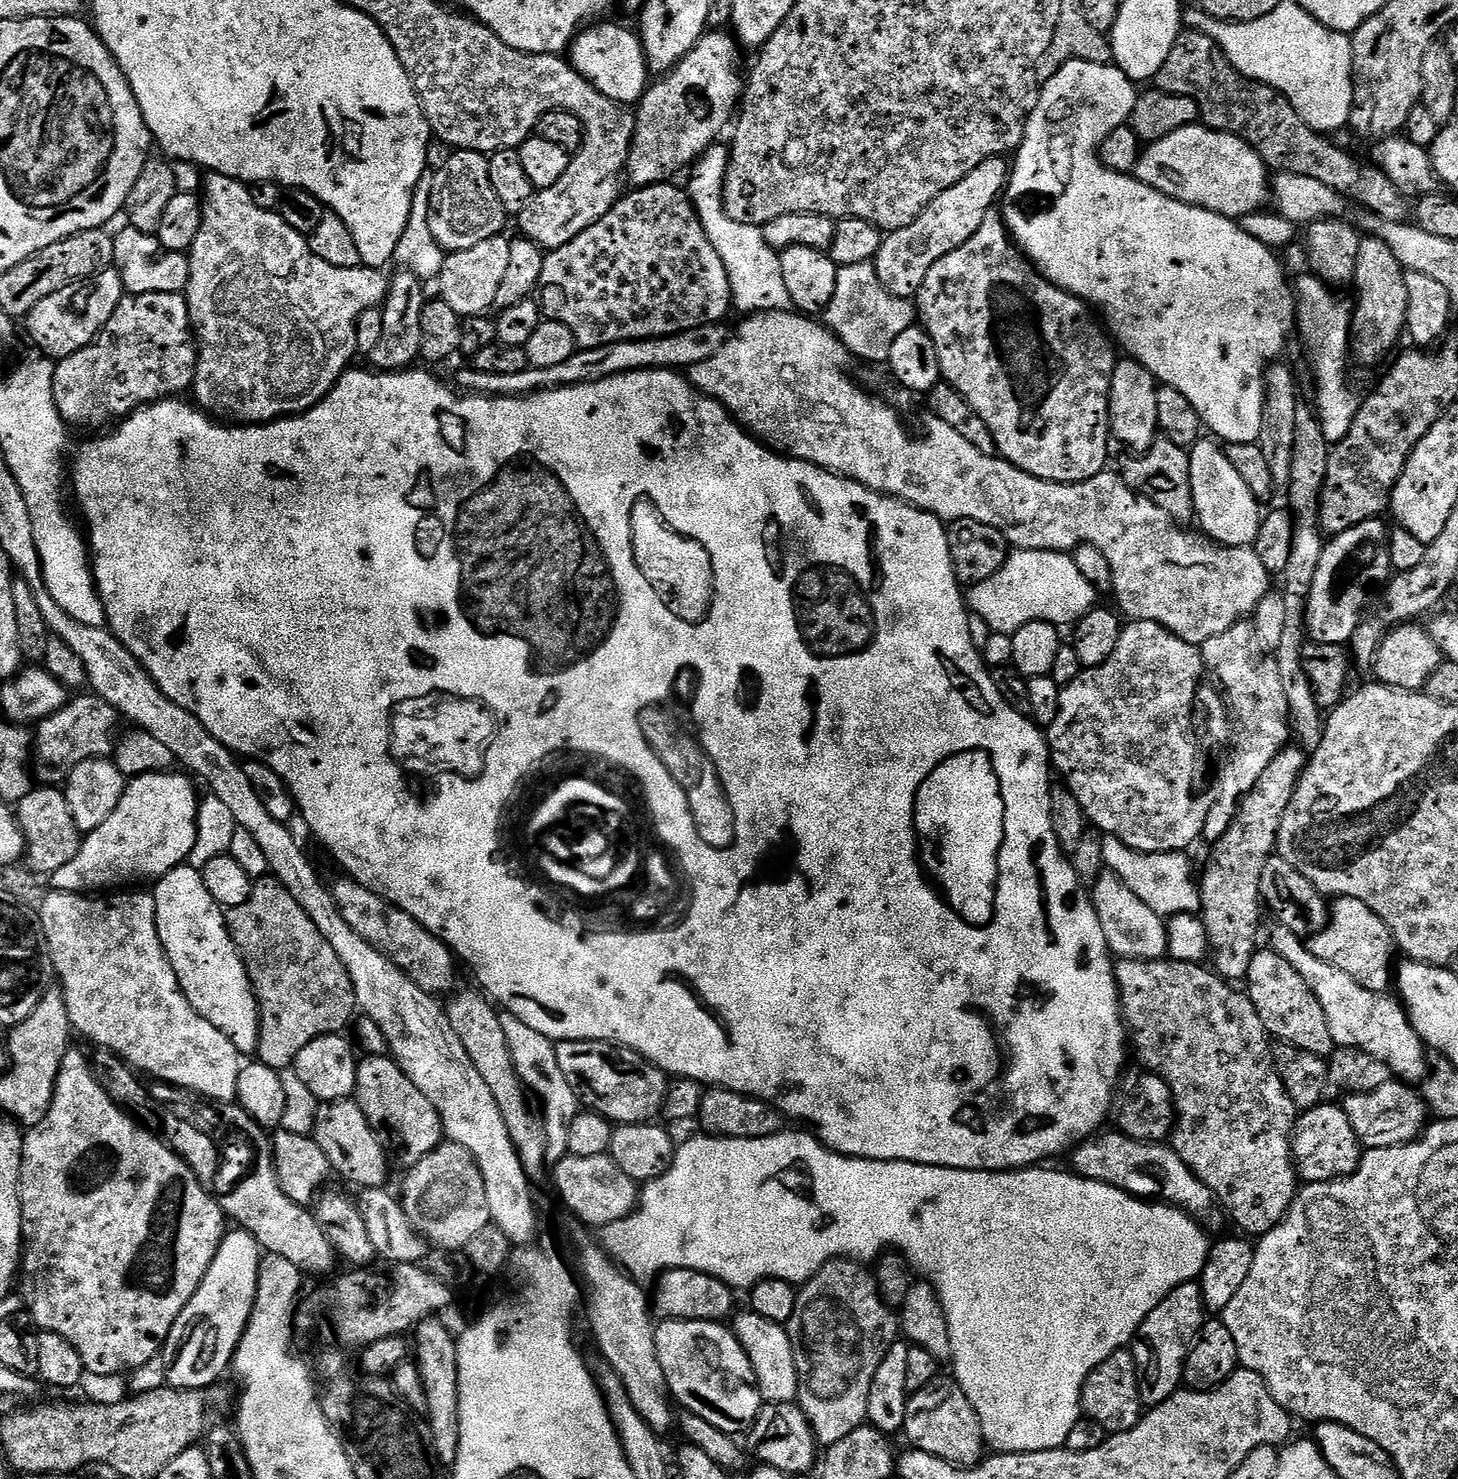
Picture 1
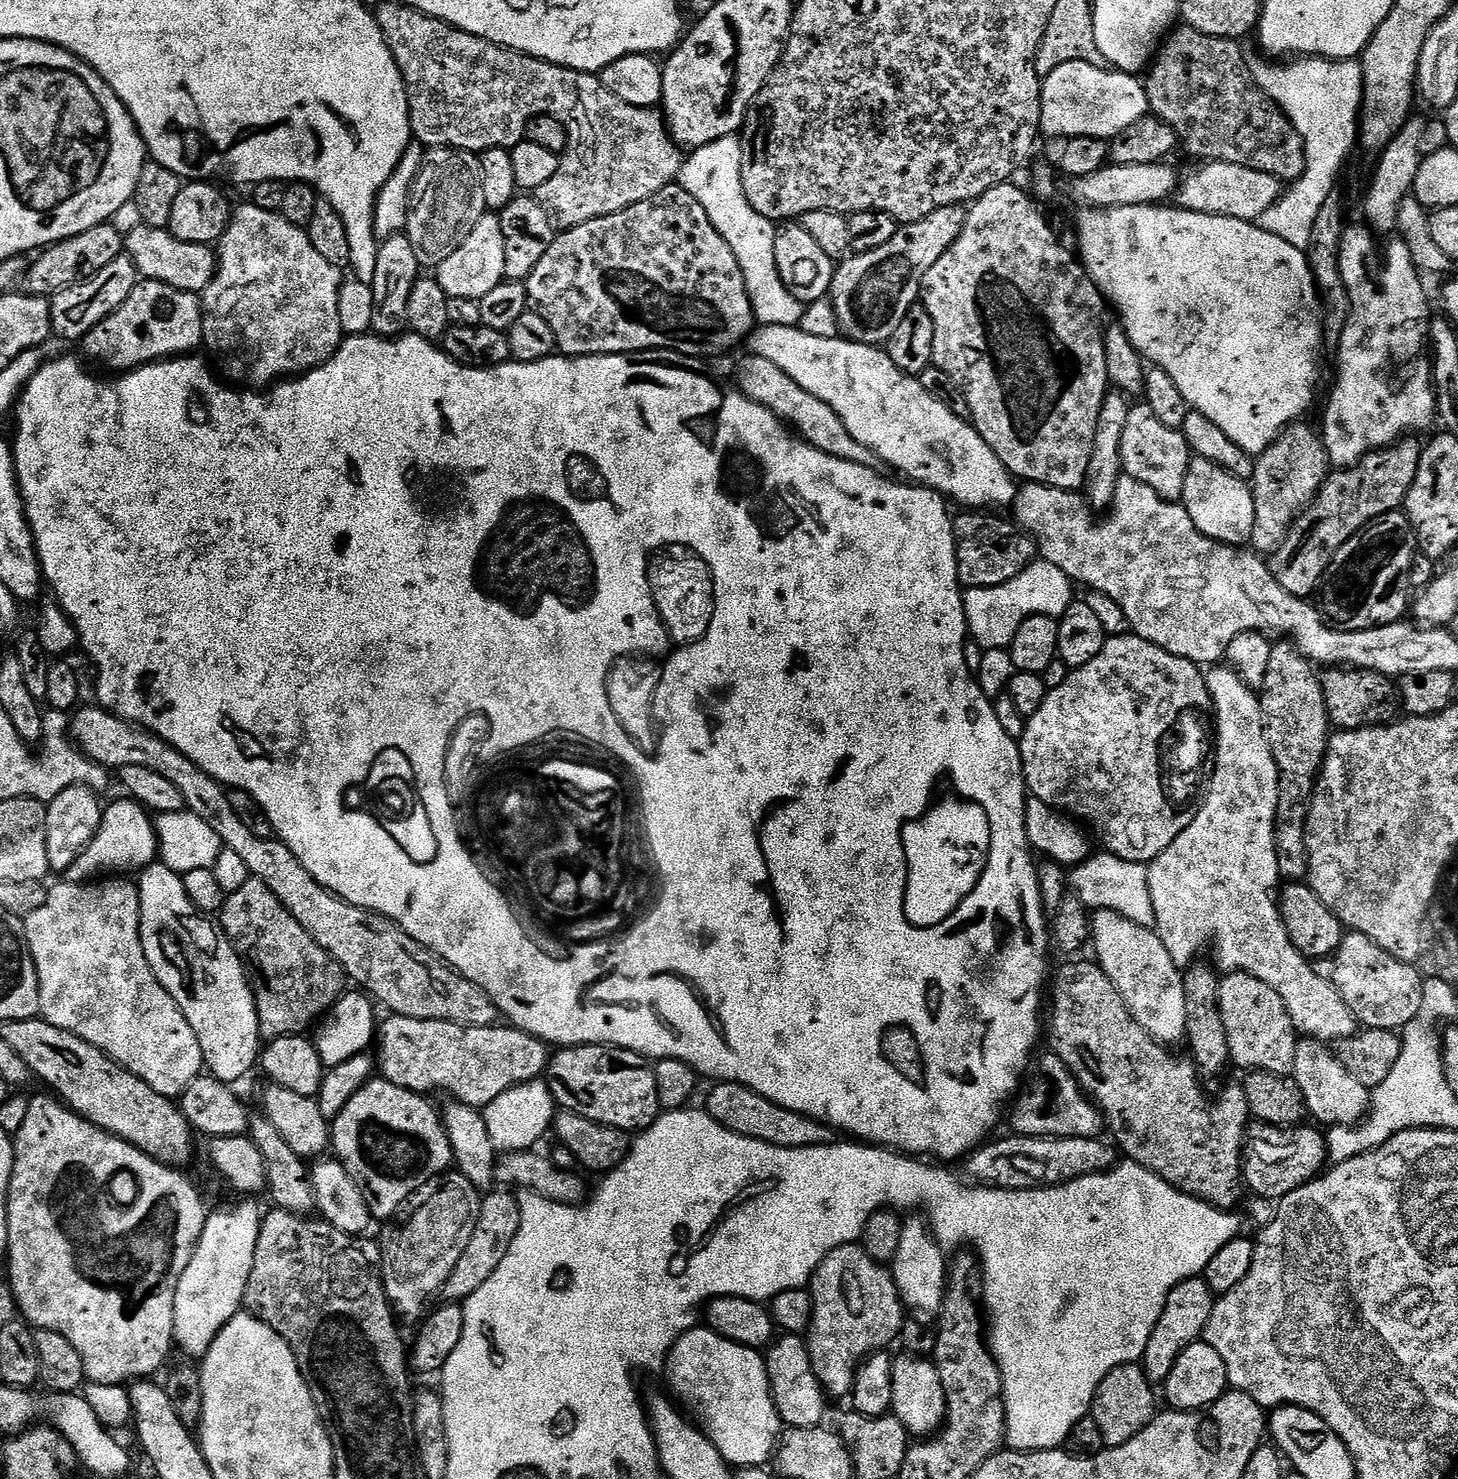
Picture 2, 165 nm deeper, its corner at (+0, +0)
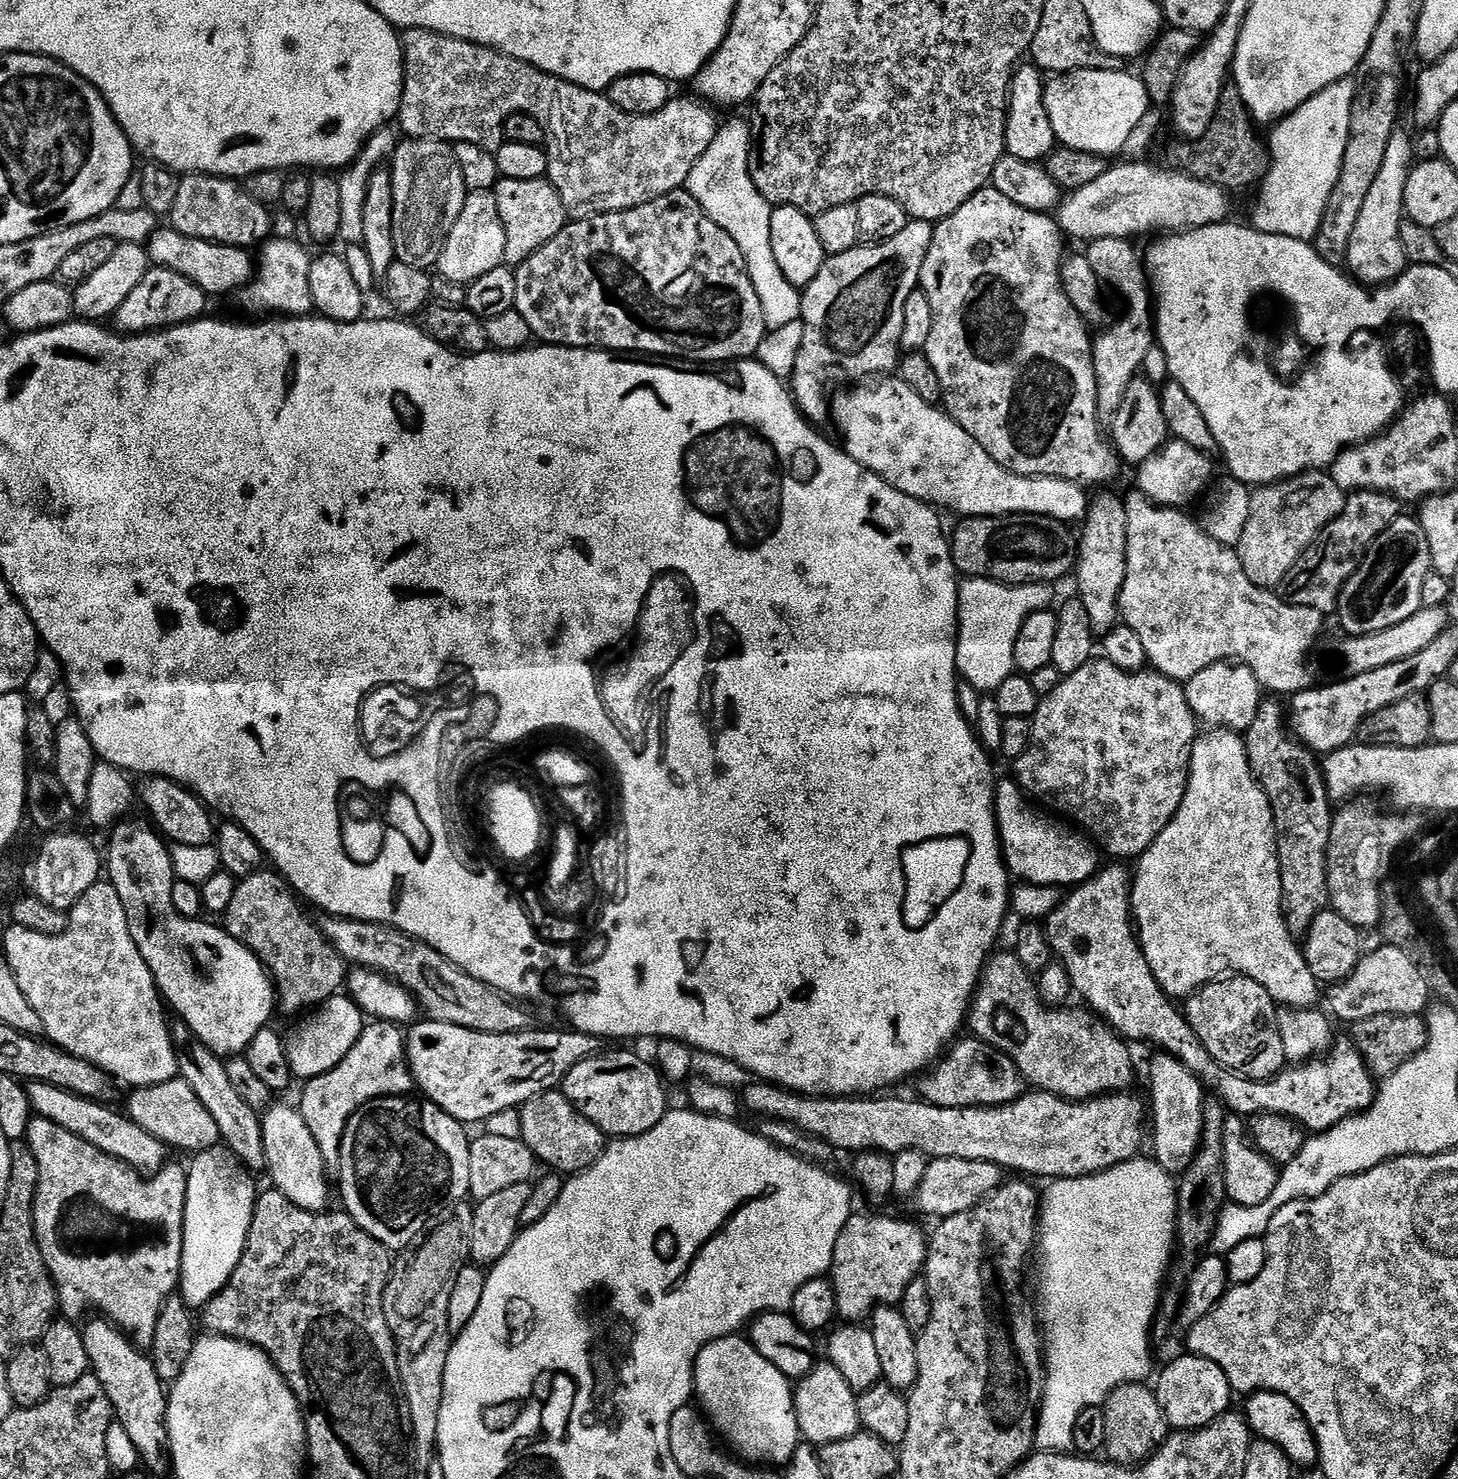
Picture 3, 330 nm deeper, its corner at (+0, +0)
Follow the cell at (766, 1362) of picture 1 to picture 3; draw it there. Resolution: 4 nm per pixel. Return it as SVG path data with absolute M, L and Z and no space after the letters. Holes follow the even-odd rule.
M818 1362L810 1370L810 1374L798 1381L794 1388L794 1411L800 1427L800 1435L813 1446L823 1446L830 1442L842 1442L842 1438L850 1438L861 1431L856 1405L857 1393L838 1374L834 1365Z

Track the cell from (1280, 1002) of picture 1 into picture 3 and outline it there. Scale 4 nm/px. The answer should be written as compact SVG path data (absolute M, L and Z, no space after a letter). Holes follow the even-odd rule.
M1236 974L1231 978L1233 980L1217 978L1211 984L1197 988L1191 996L1187 997L1188 1027L1194 1030L1202 1046L1206 1046L1206 1050L1225 1072L1234 1072L1246 1080L1271 1080L1286 1067L1282 1050L1282 1034L1278 1030L1276 1021L1278 1005L1270 998L1270 994L1266 994L1266 990L1258 986L1258 982L1254 982L1249 976Z

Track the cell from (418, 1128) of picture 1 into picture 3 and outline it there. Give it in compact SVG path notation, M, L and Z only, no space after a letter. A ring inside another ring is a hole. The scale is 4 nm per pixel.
M411 1095L384 1096L381 1100L372 1100L369 1104L363 1104L350 1118L350 1122L346 1122L346 1130L342 1134L342 1146L340 1147L338 1175L340 1175L340 1196L344 1199L344 1204L342 1204L343 1211L347 1212L348 1217L358 1227L366 1230L366 1234L370 1234L370 1238L382 1242L389 1250L407 1249L441 1215L441 1213L439 1214L440 1208L451 1210L457 1204L467 1201L470 1196L470 1136L464 1133L467 1132L465 1125L461 1124L450 1114L446 1114L437 1104L433 1104L431 1100L423 1098L412 1099Z

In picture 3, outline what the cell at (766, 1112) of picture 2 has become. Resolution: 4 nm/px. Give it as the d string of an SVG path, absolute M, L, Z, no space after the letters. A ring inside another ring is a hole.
M751 1082L742 1091L742 1104L759 1118L781 1120L793 1124L805 1136L821 1140L837 1153L886 1152L895 1158L906 1150L918 1150L933 1160L942 1158L970 1158L970 1162L994 1162L1012 1174L1048 1176L1052 1180L1065 1180L1105 1172L1122 1163L1137 1159L1140 1143L1146 1140L1146 1104L1127 1091L1098 1096L1094 1100L1064 1100L1049 1092L1025 1091L1014 1102L997 1108L943 1108L913 1098L903 1100L900 1096L880 1094L875 1098L853 1098L850 1096L801 1096L789 1092L777 1084Z

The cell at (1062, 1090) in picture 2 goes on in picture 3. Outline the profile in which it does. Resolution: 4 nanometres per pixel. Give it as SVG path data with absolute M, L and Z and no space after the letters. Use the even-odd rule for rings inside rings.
M960 1038L931 1070L919 1077L919 1099L943 1108L997 1108L1014 1102L1026 1091L1024 1075L1006 1054L975 1038Z

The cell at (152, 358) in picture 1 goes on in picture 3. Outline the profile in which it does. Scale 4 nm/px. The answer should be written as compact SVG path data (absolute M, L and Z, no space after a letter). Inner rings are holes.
M155 266L149 267L146 278L130 290L126 302L118 306L114 314L115 327L124 334L143 334L159 332L165 328L176 328L179 324L188 324L191 320L199 320L205 315L210 297L190 278L182 278L182 274L174 274L174 270L166 270Z

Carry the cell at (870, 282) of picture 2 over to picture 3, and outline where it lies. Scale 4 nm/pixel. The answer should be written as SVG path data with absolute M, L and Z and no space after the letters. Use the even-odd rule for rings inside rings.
M909 219L906 230L886 242L857 246L854 250L846 250L846 254L828 256L822 270L818 270L818 278L814 278L814 282L803 289L800 298L800 319L804 322L802 350L794 366L790 391L797 408L809 424L821 426L829 423L828 380L864 382L897 371L902 355L902 314L906 298L917 291L920 283L922 262L926 262L926 254L932 245L932 229L929 221Z

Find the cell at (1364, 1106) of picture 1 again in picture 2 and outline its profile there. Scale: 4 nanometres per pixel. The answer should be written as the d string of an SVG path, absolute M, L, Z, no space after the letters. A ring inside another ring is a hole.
M1300 1038L1296 1041L1294 1050L1294 1070L1291 1074L1305 1099L1307 1115L1316 1120L1320 1126L1335 1126L1337 1124L1357 1125L1368 1114L1370 1107L1370 1089L1336 1056L1335 1051L1325 1041L1311 1038Z

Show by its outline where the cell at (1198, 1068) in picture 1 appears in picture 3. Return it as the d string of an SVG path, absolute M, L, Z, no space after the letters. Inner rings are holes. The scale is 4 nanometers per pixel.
M1015 951L999 952L989 956L980 983L976 986L976 994L972 997L966 1021L967 1027L972 1027L971 1035L1010 1057L1033 1089L1049 1092L1064 1100L1094 1100L1098 1096L1131 1089L1136 1072L1132 1069L1132 1052L1128 1049L1131 1047L1124 1037L1112 1031L1105 1021L1091 1011L1079 1012L1069 1006L1045 1006L1033 973L1022 966Z

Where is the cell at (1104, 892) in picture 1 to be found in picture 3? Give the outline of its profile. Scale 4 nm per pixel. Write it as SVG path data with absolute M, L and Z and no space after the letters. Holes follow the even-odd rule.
M1156 1054L1148 1068L1152 1079L1152 1104L1150 1100L1150 1144L1156 1163L1169 1174L1182 1174L1200 1149L1200 1129L1204 1123L1205 1087L1186 1070L1180 1060L1167 1054Z

